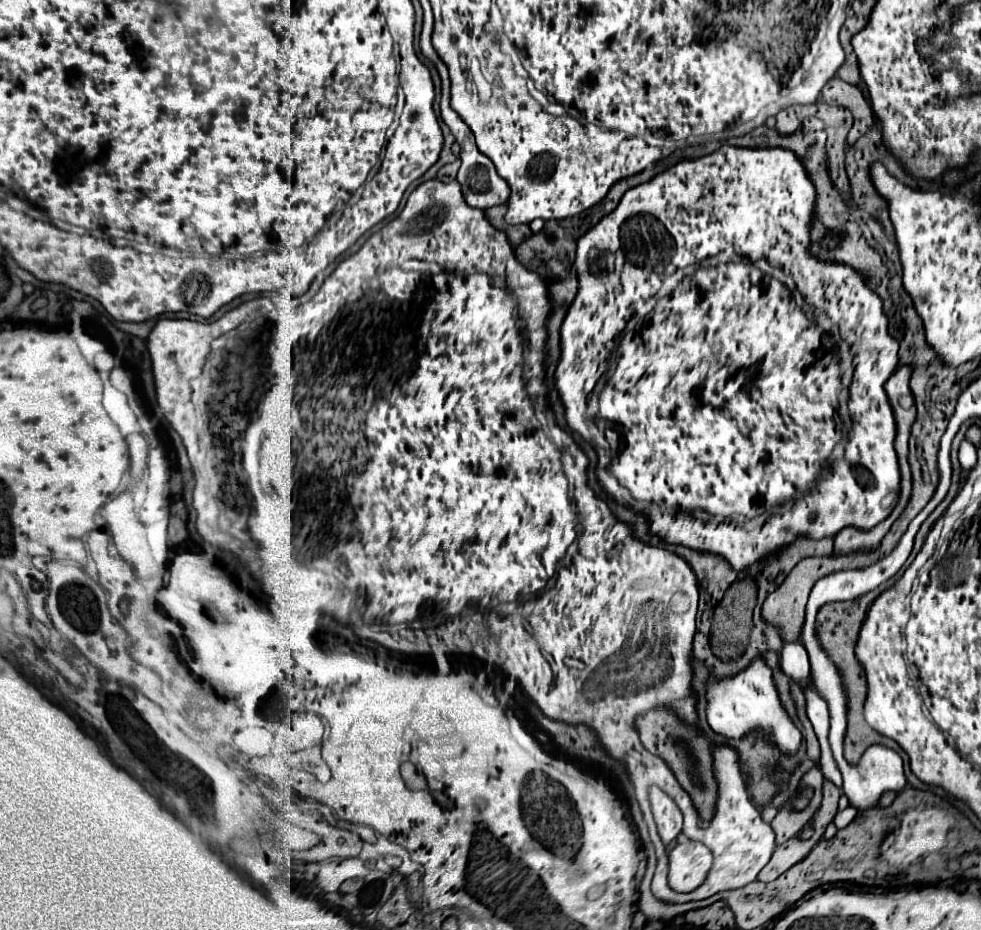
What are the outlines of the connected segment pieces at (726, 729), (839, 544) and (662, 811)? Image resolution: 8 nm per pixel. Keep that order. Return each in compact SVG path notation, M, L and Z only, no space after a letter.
M760 656L744 672L720 682L712 680L708 684L708 724L714 732L724 734L726 738L740 738L744 732L760 730L762 734L770 734L770 738L780 746L782 752L792 754L800 746L800 732L782 714L782 704L772 682L772 670L764 664Z
M890 514L890 520L878 524L878 528L874 528L874 532L854 532L854 528L846 528L846 532L840 532L840 536L834 538L836 556L840 556L840 554L846 556L848 552L854 554L854 552L866 550L868 544L880 542L880 532L890 526L892 526L892 514Z
M658 788L650 790L650 802L654 820L658 824L658 834L664 840L664 844L668 844L682 830L682 812L674 804L674 800L670 800L670 796L666 796L664 792L658 792Z

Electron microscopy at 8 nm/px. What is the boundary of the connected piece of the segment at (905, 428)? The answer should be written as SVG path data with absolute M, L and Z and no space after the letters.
M902 364L894 376L886 382L886 394L890 396L890 404L894 410L894 416L898 420L898 460L902 464L902 498L910 498L910 464L908 464L908 438L910 438L910 428L916 418L916 404L914 404L914 394L910 390L910 376L912 376L912 366Z

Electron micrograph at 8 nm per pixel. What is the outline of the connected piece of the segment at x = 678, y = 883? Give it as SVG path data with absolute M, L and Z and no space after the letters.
M701 842L678 843L668 853L668 882L678 892L690 892L702 884L712 866L712 853Z

